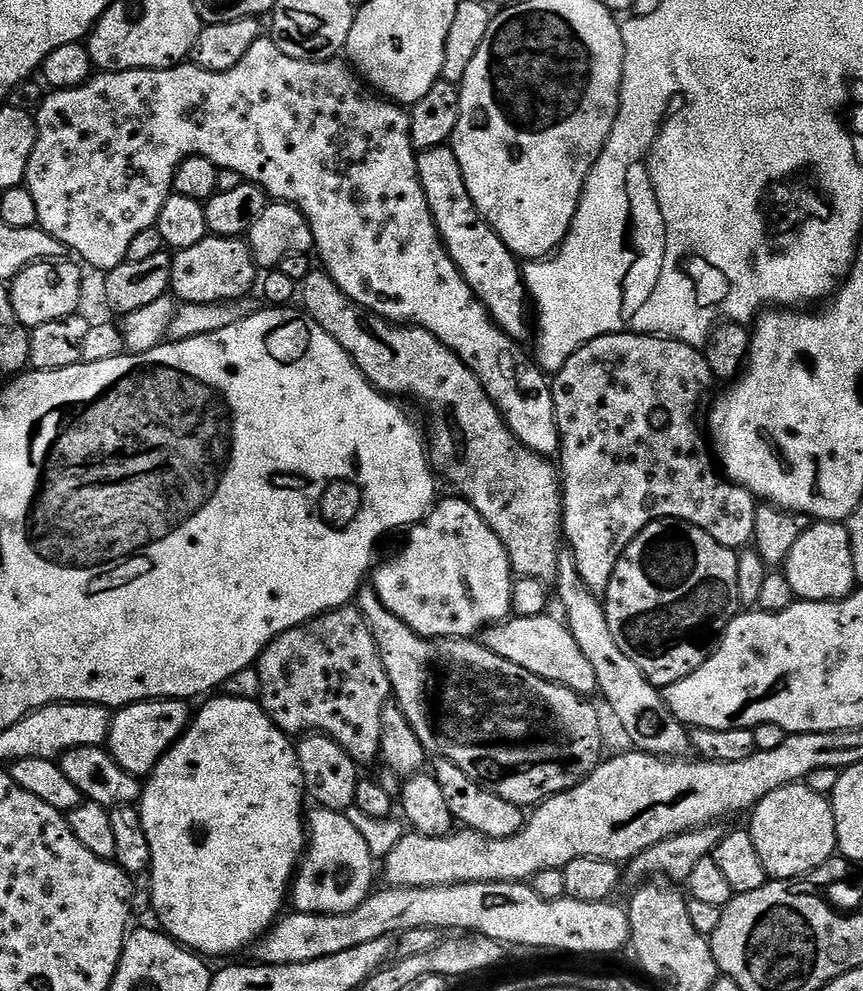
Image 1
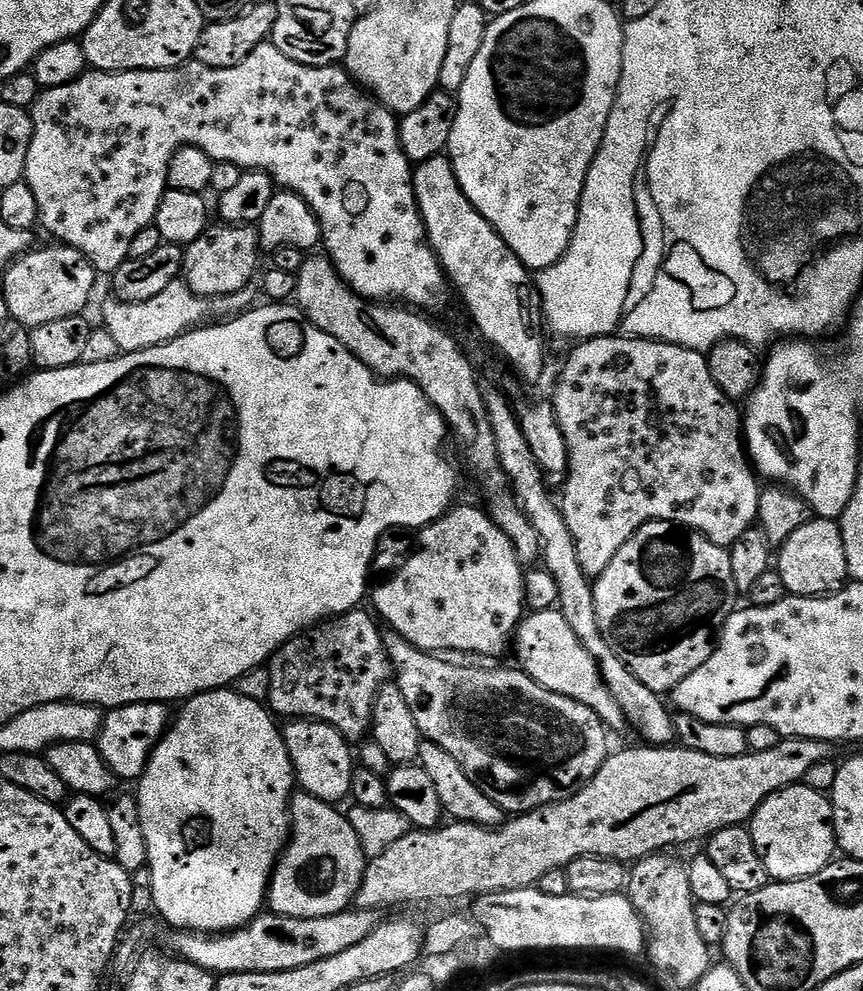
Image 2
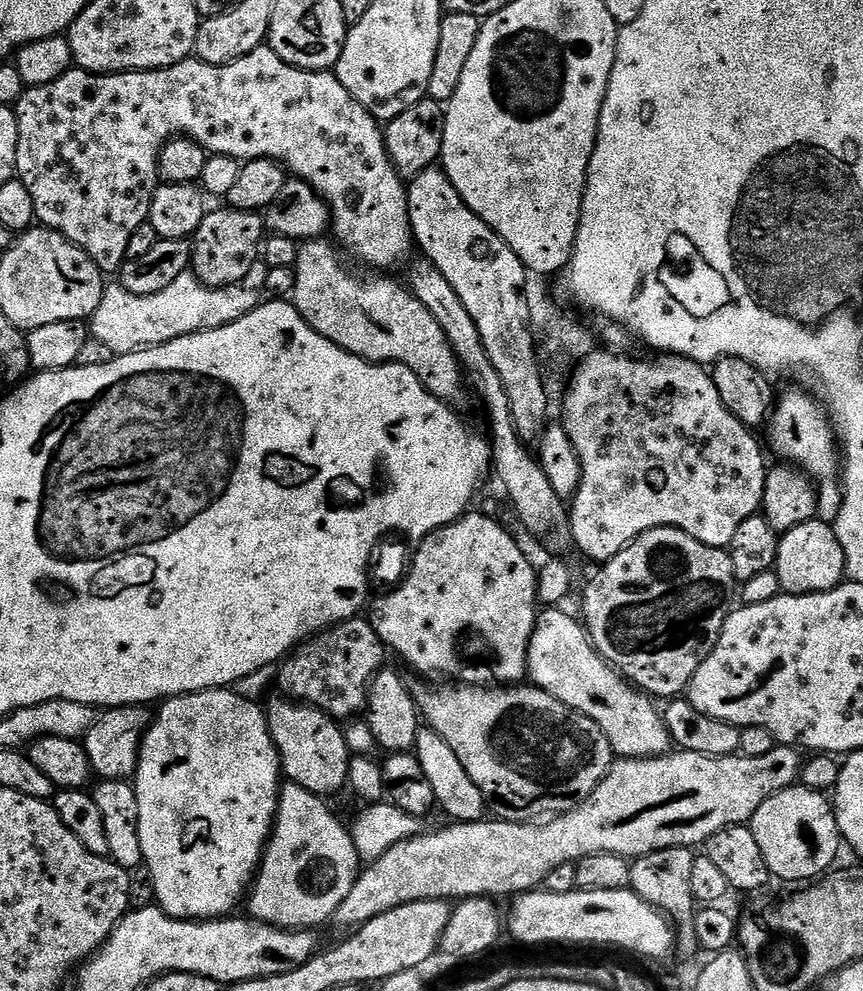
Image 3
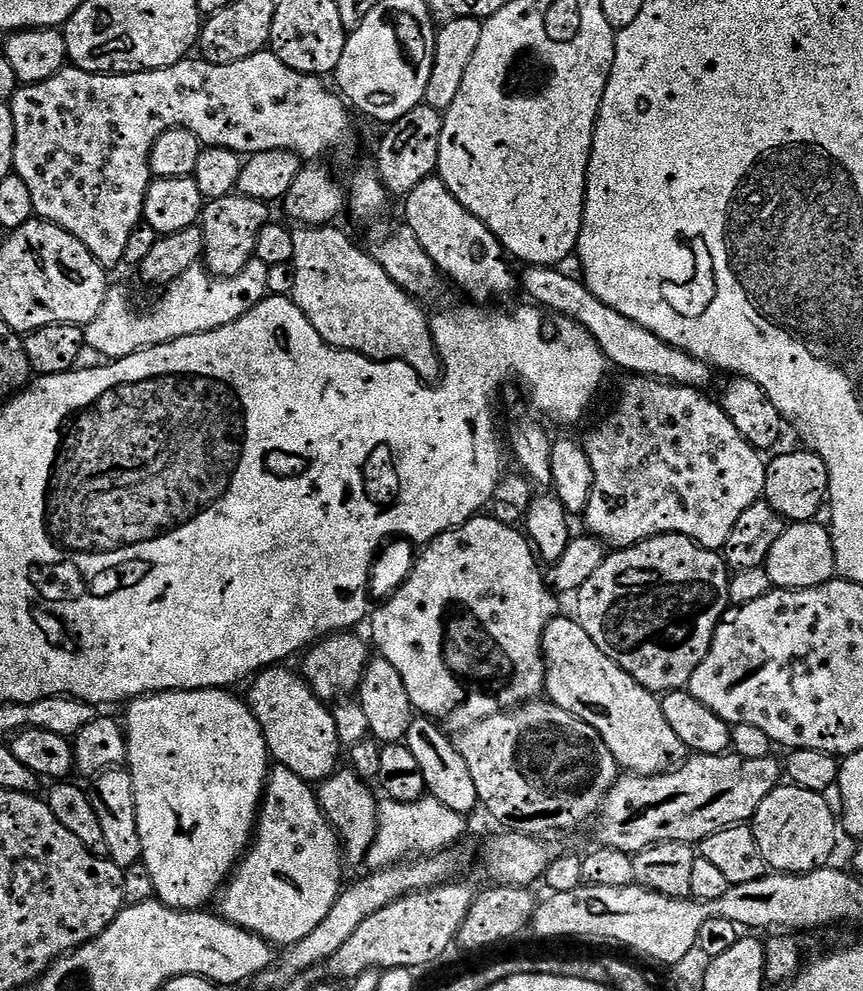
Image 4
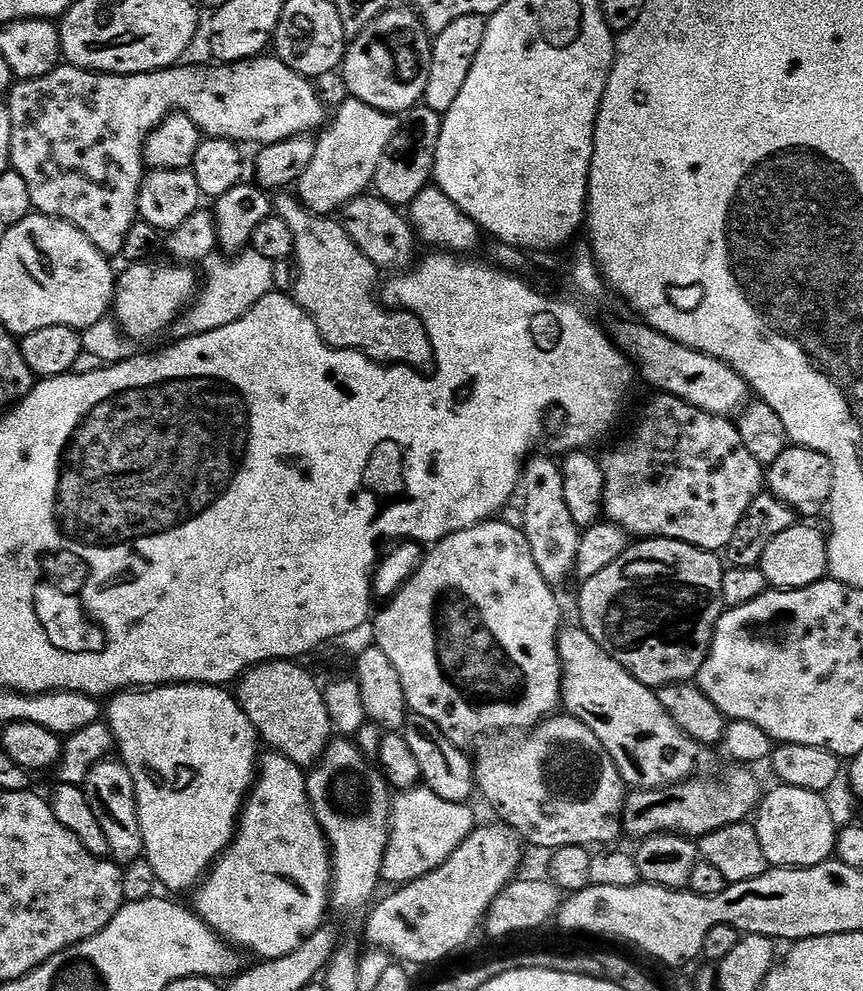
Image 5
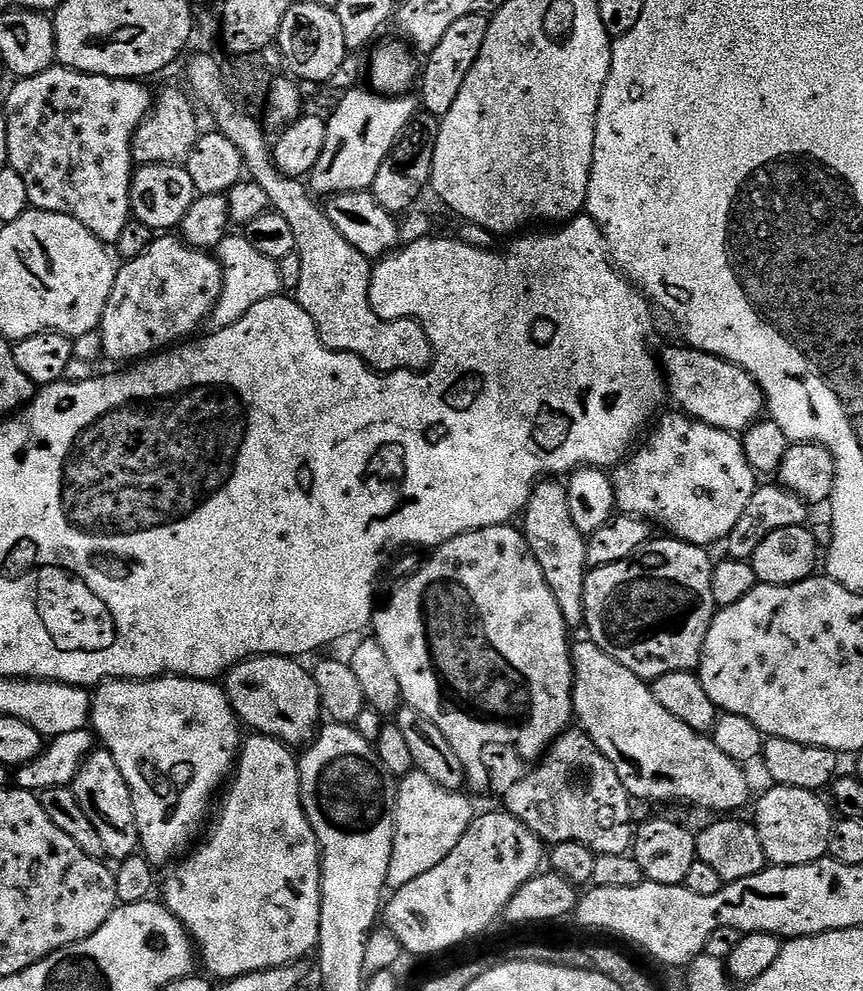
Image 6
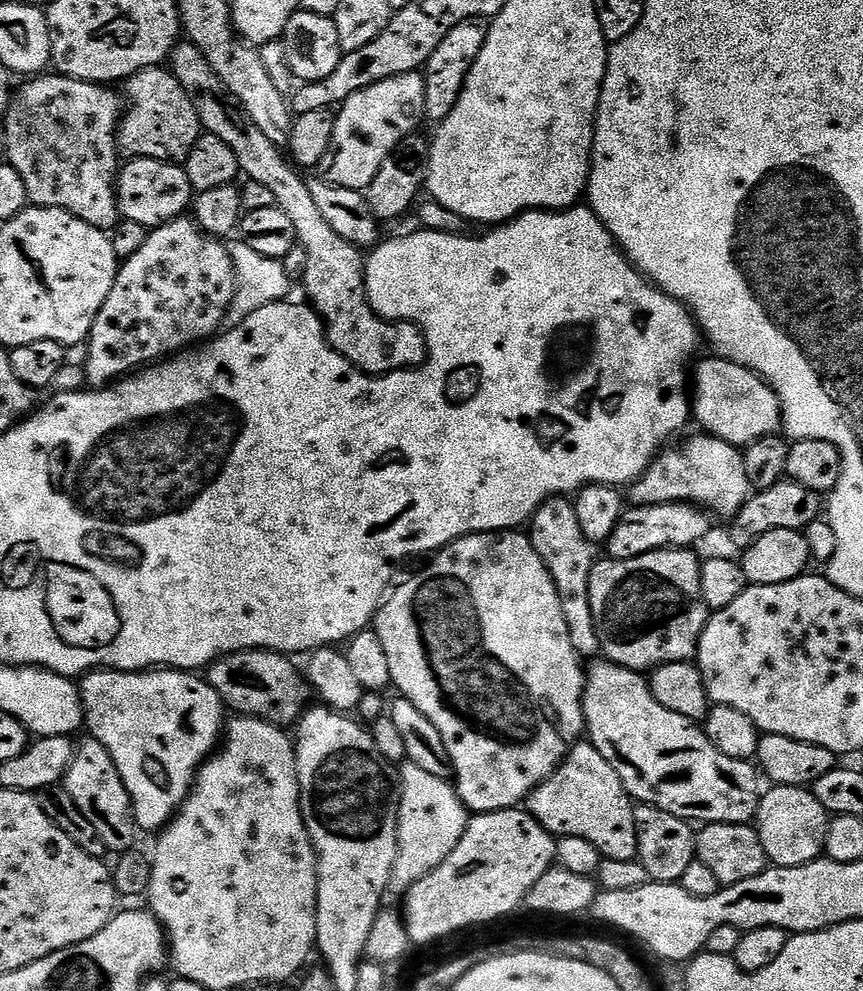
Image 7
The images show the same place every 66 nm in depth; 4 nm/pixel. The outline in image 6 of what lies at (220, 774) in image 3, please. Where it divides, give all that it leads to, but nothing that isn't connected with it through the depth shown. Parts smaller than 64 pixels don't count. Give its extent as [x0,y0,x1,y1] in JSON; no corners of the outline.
[90,676,242,866]

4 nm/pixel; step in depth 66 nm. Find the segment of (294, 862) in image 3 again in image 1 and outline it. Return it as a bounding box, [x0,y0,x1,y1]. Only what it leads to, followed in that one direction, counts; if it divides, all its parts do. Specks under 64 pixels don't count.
[290,806,378,914]

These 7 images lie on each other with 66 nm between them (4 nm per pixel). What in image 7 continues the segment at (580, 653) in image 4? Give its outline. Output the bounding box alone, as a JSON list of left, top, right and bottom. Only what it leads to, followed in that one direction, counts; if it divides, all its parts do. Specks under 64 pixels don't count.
[584,658,762,825]

